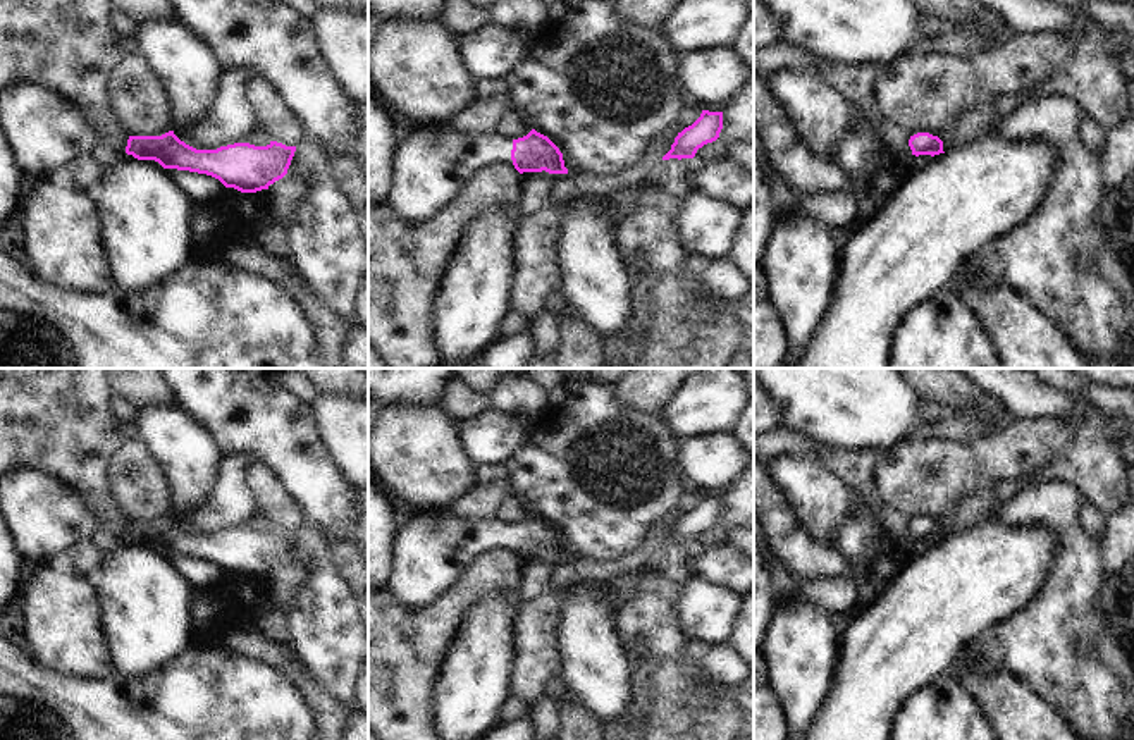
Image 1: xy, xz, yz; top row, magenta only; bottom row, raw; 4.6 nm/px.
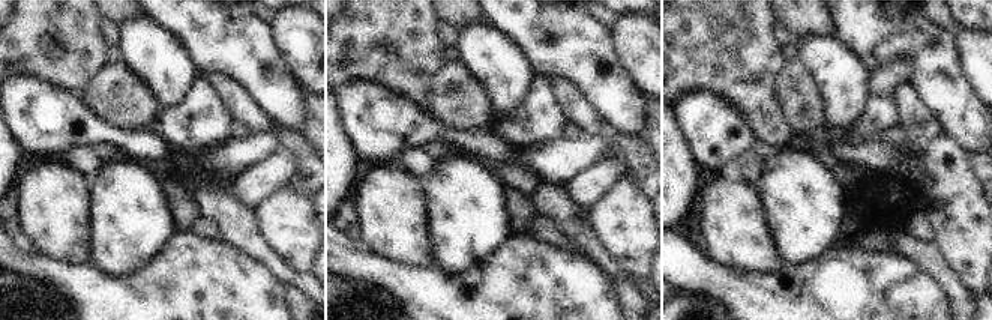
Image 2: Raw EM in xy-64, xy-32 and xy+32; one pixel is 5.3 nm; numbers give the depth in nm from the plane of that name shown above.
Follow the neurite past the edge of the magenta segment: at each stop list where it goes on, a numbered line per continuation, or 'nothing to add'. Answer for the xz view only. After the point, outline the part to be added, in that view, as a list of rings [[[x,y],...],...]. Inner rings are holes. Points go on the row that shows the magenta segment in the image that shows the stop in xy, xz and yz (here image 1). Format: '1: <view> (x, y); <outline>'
1: xz (432, 162); [[[413,124],[413,129],[396,141],[391,167],[387,201],[408,222],[425,222],[447,205],[482,167],[496,162],[513,163],[513,139],[496,133],[463,133],[447,124]]]

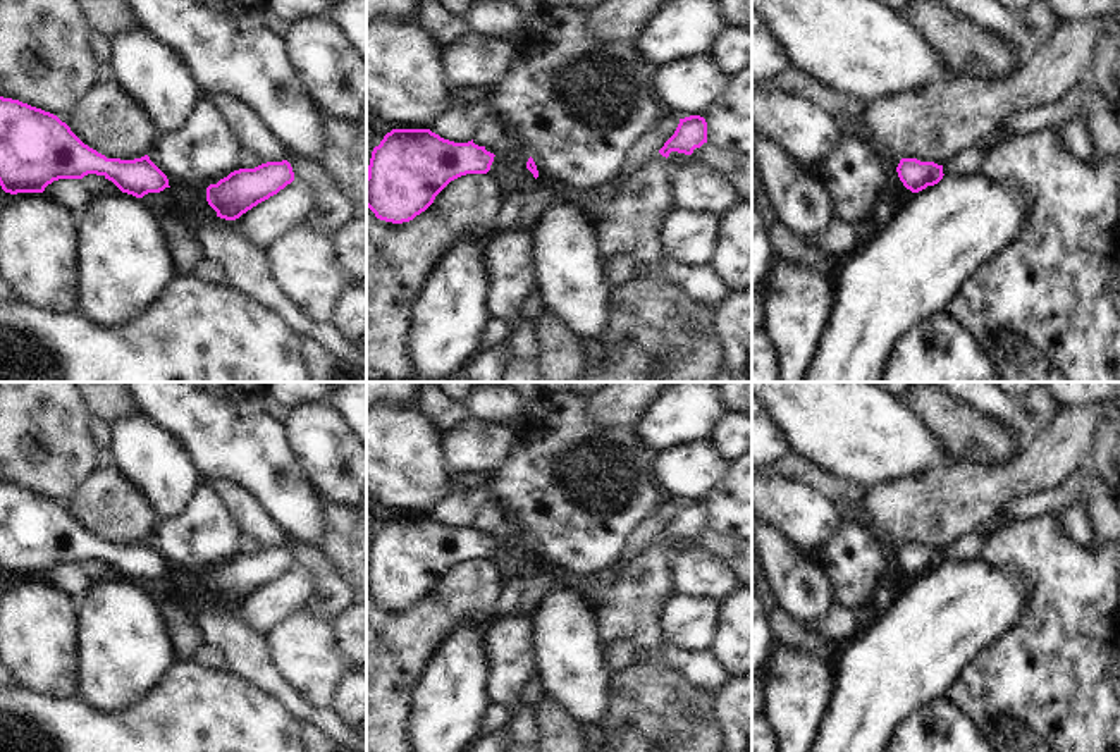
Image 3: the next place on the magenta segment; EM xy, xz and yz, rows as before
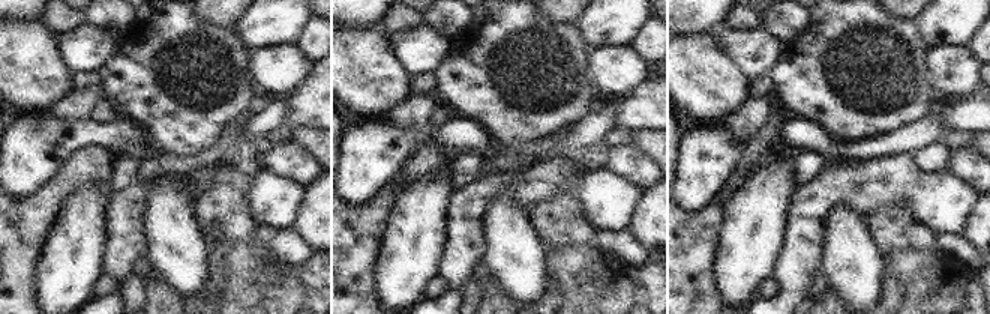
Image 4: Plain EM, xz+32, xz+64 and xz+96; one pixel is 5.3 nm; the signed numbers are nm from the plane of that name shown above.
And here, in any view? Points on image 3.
nothing to add

